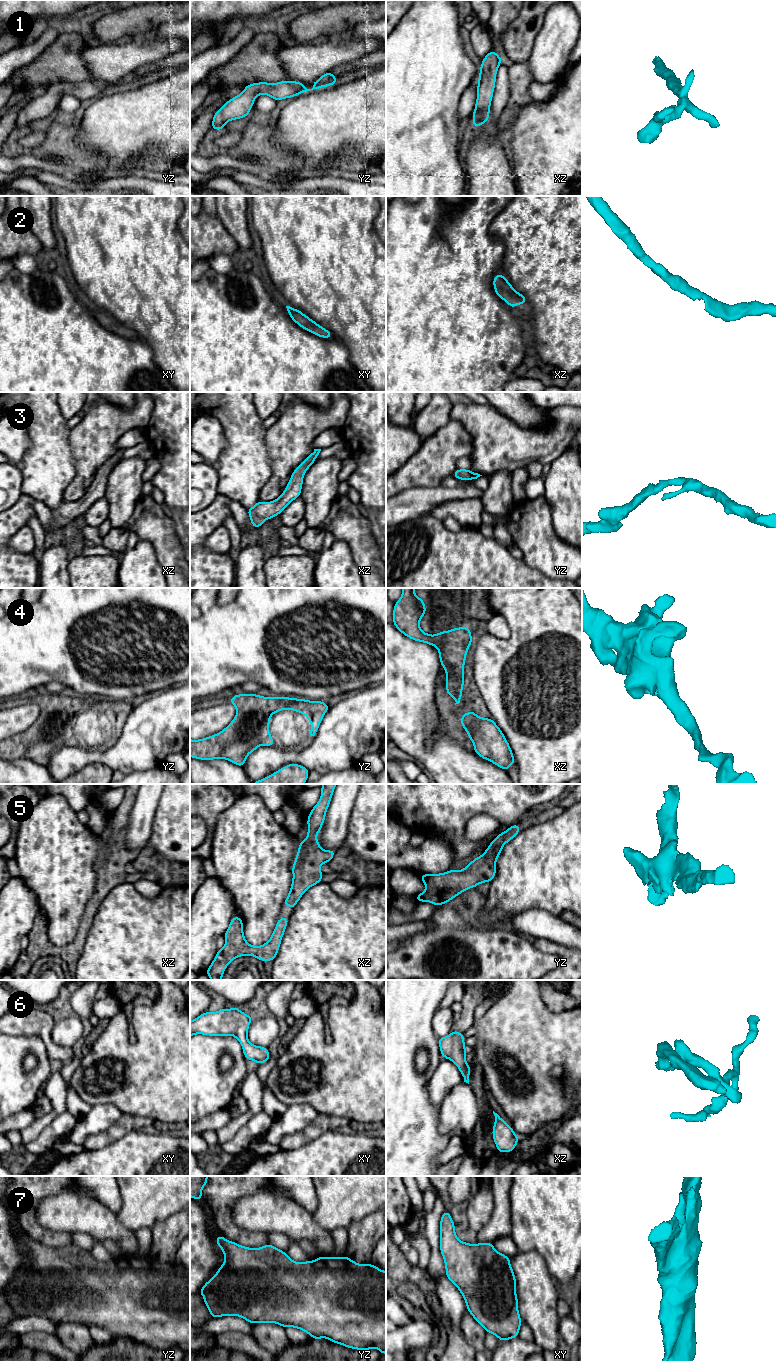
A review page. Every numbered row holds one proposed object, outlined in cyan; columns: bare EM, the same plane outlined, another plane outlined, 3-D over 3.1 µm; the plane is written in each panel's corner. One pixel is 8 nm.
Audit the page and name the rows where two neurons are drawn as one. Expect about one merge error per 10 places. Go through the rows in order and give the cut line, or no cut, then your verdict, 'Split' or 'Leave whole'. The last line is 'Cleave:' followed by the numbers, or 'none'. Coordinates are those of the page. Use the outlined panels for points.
1: No split. Leave whole
2: No split. Leave whole
3: No split. Leave whole
4: No split. Leave whole
5: No split. Leave whole
6: No split. Leave whole
7: No split. Leave whole
Cleave: none

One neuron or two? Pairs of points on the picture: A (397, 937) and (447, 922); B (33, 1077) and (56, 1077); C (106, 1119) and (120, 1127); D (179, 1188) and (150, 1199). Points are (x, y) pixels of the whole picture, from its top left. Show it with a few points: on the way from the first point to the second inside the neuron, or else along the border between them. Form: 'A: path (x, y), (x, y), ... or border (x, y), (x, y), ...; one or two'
A: border (436, 925), (429, 930), (419, 931), (412, 935); two
B: border (52, 1072), (40, 1092); two
C: border (123, 1115), (104, 1131), (93, 1135); two
D: path (172, 1188), (161, 1188), (157, 1192); one

